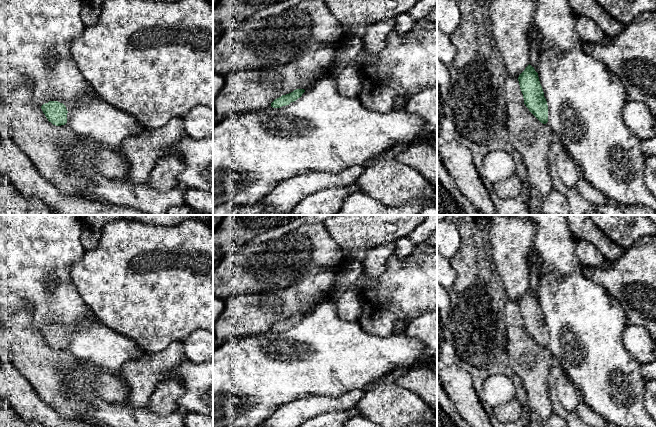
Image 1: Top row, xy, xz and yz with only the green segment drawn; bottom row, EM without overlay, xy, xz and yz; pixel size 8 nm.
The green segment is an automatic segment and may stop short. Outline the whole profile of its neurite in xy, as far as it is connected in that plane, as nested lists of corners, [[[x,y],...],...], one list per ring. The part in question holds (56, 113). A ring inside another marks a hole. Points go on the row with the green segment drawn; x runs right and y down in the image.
[[[49,101],[41,106],[43,113],[53,125],[61,126],[67,123],[67,109],[63,103]]]

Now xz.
[[[296,89],[293,92],[282,95],[281,97],[275,99],[271,103],[271,107],[273,108],[280,108],[282,106],[289,105],[291,102],[296,101],[298,98],[302,96],[302,94],[305,92],[304,89]]]

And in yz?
[[[530,64],[518,77],[524,104],[543,124],[548,122],[548,105],[539,81],[538,73]]]

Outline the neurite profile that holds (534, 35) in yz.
[[[532,27],[528,33],[529,41],[534,41],[539,48],[539,51],[543,48],[543,39],[536,27]]]

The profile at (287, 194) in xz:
[[[402,141],[391,149],[370,158],[362,165],[350,166],[338,173],[311,172],[298,174],[279,182],[265,198],[264,202],[270,209],[291,212],[303,199],[325,189],[347,187],[355,184],[367,165],[387,161],[409,148],[413,141]]]

